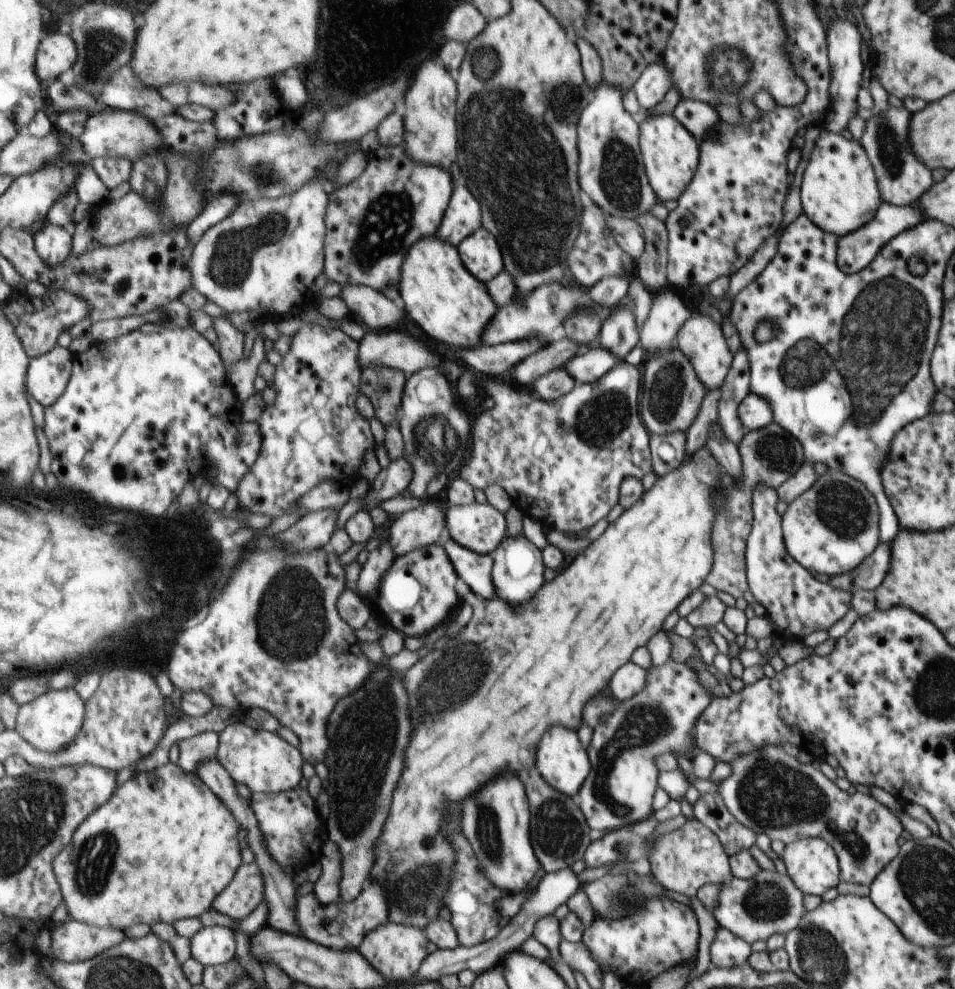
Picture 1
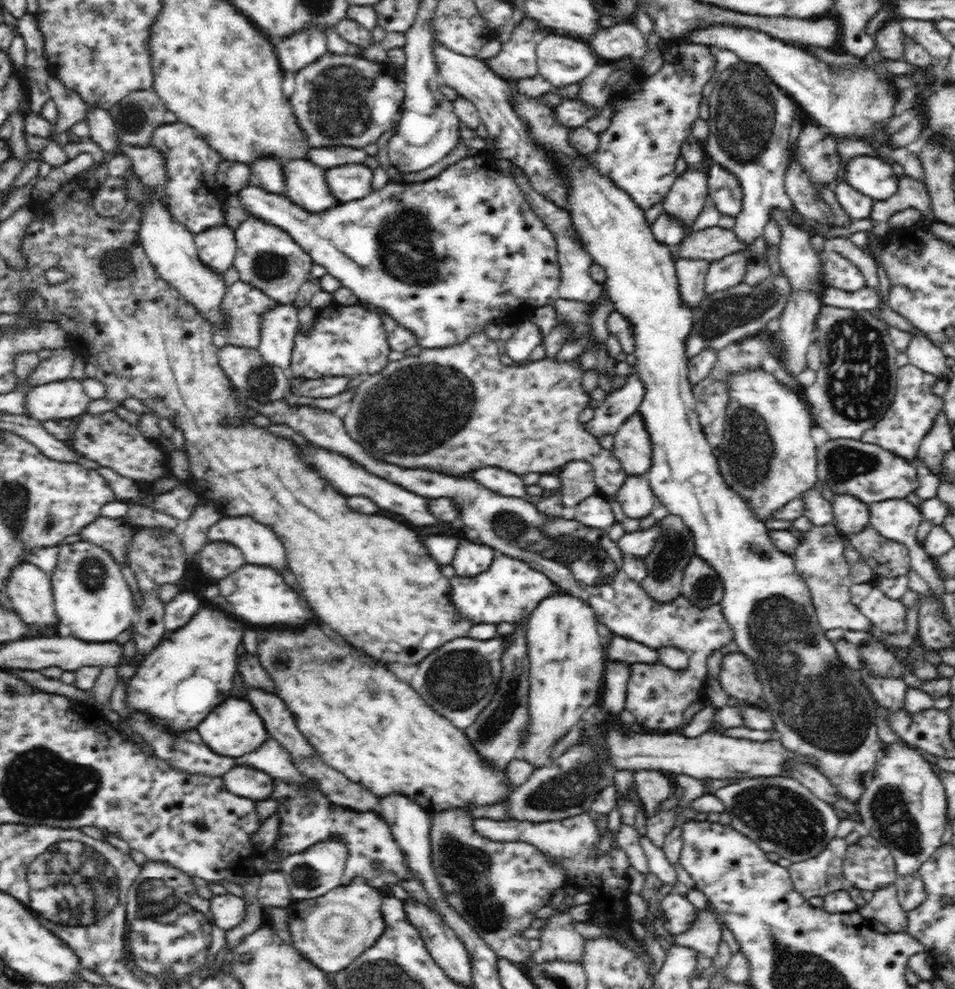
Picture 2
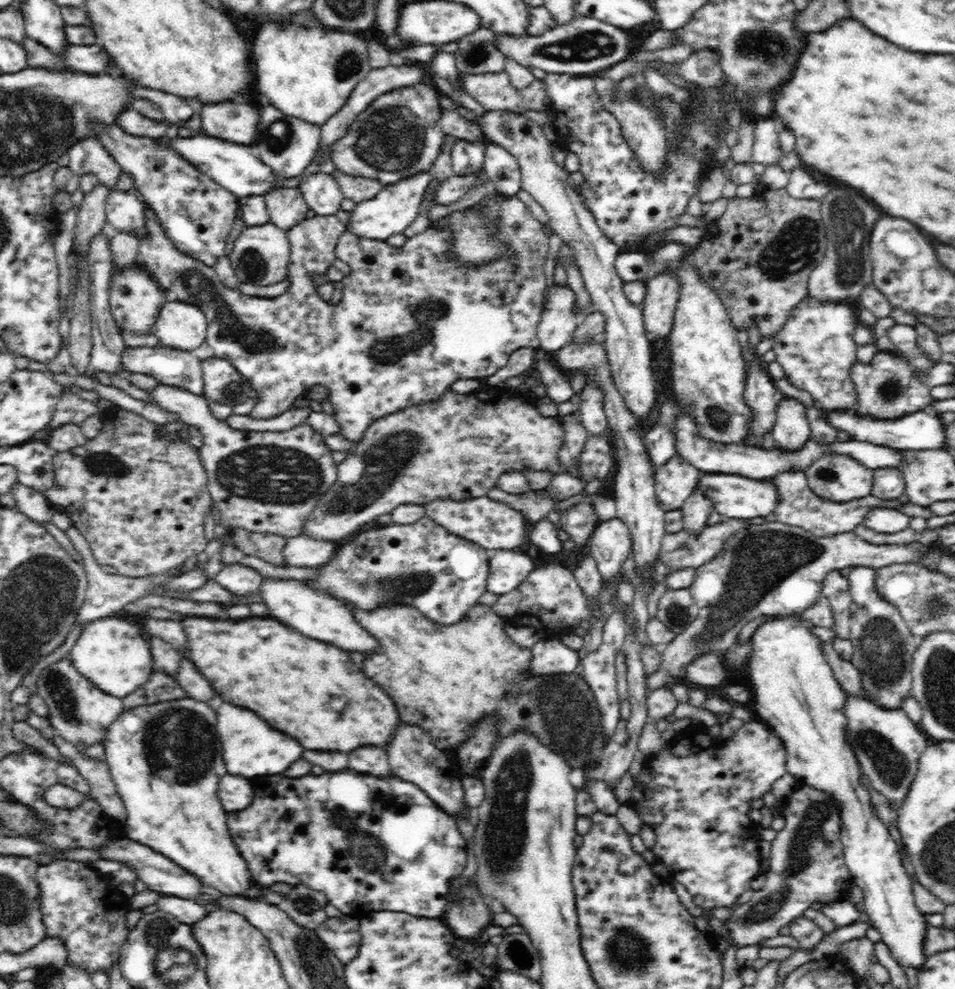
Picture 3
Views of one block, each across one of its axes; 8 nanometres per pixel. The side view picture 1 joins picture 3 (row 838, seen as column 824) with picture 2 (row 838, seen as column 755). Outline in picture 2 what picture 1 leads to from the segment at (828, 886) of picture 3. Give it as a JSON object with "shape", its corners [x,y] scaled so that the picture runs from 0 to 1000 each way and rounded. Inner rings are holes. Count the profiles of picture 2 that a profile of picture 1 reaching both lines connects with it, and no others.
{"shape":[[[793,786],[777,789],[773,793],[764,793],[753,797],[749,804],[757,812],[759,821],[764,823],[765,835],[773,841],[787,848],[802,861],[813,861],[819,871],[838,872],[855,867],[865,857],[869,849],[875,845],[880,827],[874,817],[864,809],[855,806],[843,794],[827,786]]]}

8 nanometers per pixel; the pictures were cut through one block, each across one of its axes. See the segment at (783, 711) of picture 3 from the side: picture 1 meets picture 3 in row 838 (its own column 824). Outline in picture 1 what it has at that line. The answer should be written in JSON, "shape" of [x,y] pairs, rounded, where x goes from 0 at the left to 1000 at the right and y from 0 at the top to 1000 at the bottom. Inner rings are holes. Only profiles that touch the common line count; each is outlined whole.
{"shape":[[[859,846],[825,852],[819,866],[825,885],[843,906],[861,906],[881,891],[877,861]]]}

